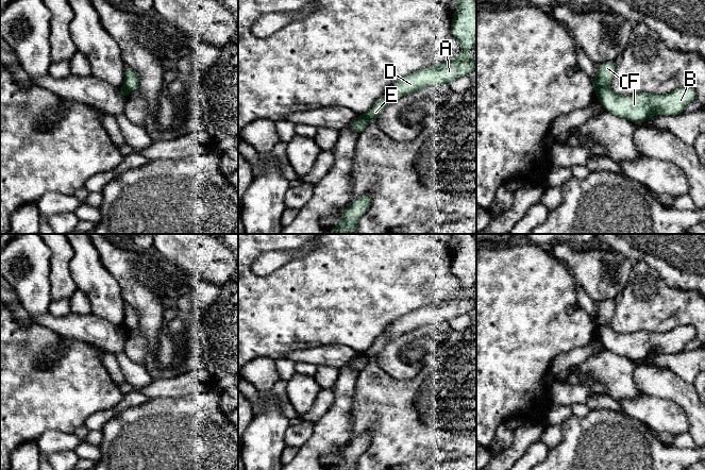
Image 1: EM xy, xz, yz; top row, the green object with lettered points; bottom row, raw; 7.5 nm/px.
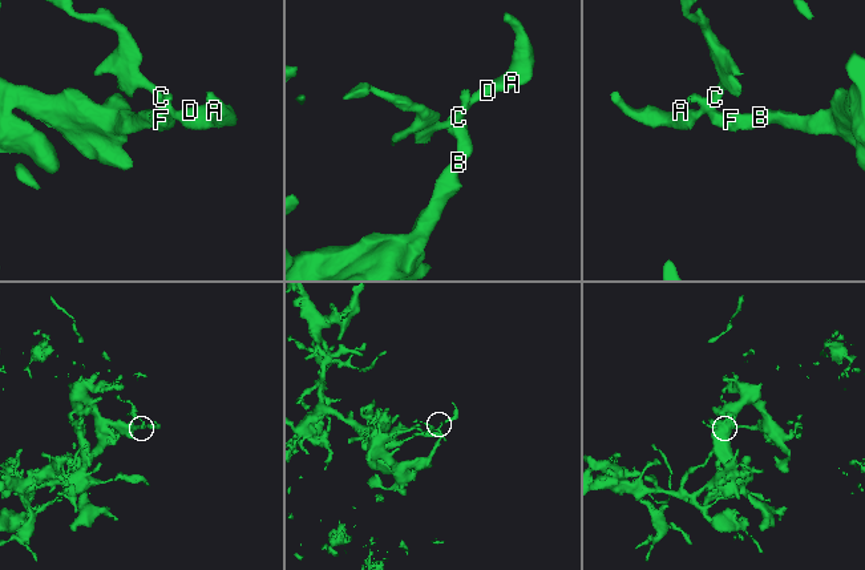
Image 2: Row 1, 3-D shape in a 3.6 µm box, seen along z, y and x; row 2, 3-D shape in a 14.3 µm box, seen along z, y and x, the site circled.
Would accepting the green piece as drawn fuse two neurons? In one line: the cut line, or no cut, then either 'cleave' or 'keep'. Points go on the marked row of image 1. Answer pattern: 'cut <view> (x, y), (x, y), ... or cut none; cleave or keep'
cut yz (607, 85), (596, 93); cleave

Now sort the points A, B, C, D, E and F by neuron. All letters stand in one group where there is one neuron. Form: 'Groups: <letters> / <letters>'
Groups: A C D E / B F

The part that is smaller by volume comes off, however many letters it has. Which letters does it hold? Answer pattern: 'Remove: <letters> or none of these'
Remove: A, C, D, E

